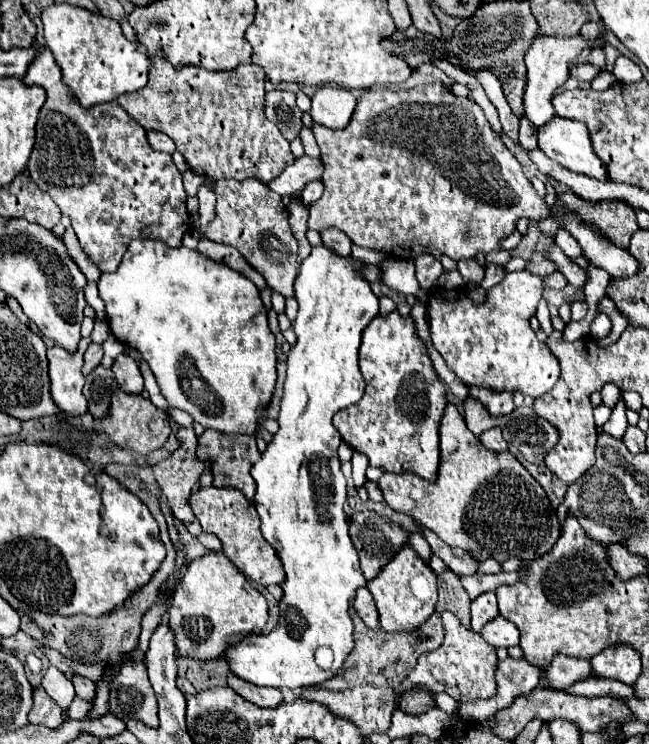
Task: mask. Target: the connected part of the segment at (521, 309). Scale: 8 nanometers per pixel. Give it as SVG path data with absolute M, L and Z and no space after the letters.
M514 271L496 287L486 291L482 303L474 303L464 289L436 289L428 299L428 323L436 349L460 381L468 387L486 387L492 391L522 391L530 397L548 393L560 367L546 343L536 339L530 317L542 299L542 277L530 271Z

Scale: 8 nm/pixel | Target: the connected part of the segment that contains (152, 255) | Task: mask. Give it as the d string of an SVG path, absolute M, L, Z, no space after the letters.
M136 239L132 241L132 245L128 245L128 251L124 253L124 261L120 263L120 267L114 273L102 273L102 277L98 279L98 293L100 299L106 305L106 317L110 323L110 329L114 333L114 337L130 347L134 347L136 351L140 351L142 359L146 359L146 363L150 365L160 393L164 395L164 399L178 409L184 409L192 415L192 419L196 423L200 423L202 427L210 427L216 429L220 433L226 435L254 435L256 427L258 427L258 417L264 411L264 407L270 403L272 393L274 393L274 383L276 383L276 339L268 329L268 321L266 321L266 309L260 301L258 289L256 285L244 277L242 273L230 269L226 263L218 263L202 253L198 253L196 249L188 249L188 247L168 247L164 241L160 239Z

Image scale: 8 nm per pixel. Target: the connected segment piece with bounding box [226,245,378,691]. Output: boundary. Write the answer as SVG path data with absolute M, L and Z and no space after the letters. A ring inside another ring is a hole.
M316 245L312 247L312 253L300 263L300 273L296 277L296 283L294 283L294 289L296 289L296 301L300 305L298 309L298 317L294 321L294 333L298 337L296 345L290 349L288 353L288 377L286 377L286 383L284 383L284 397L282 397L282 405L280 405L280 417L278 417L278 433L274 435L274 439L268 443L266 451L262 453L262 459L258 463L254 463L252 467L252 477L258 485L258 491L256 491L256 497L254 497L254 505L256 505L256 511L262 519L262 535L264 539L276 549L278 553L278 559L282 561L284 565L284 571L286 571L286 579L284 583L280 585L282 591L284 591L284 597L280 599L280 619L278 619L278 625L266 633L266 635L248 635L240 645L228 649L226 653L226 659L230 661L230 669L232 673L236 673L238 677L242 677L244 681L250 681L254 685L260 685L260 687L276 687L276 689L290 689L290 691L300 691L300 689L306 689L306 687L312 687L312 685L320 685L328 679L332 679L336 675L336 671L342 667L342 663L348 659L348 655L352 653L354 649L354 623L352 623L352 617L348 613L350 605L354 603L354 597L356 597L356 585L354 585L354 579L348 579L350 577L350 569L356 567L358 563L358 553L350 541L350 535L348 535L348 521L346 521L346 515L342 511L344 507L344 501L346 501L346 479L340 471L340 461L338 461L338 445L340 445L340 433L338 429L332 425L332 415L340 409L344 409L346 405L350 403L358 403L364 395L364 377L358 369L358 347L360 347L360 339L362 339L362 331L364 327L378 315L378 297L374 295L370 283L362 277L364 275L364 269L366 269L366 263L364 261L358 261L354 257L342 257L338 253L332 253L332 249L324 247L324 245ZM318 501L328 501L324 507L318 505ZM318 647L330 647L332 653L334 653L334 663L328 671L320 669L314 661L314 651Z

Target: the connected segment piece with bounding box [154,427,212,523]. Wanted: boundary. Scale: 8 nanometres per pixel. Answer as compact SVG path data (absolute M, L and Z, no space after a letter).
M180 427L178 433L176 433L176 439L180 441L180 447L168 459L164 459L162 463L156 463L154 465L154 477L156 477L156 481L158 481L158 485L160 485L160 489L164 493L164 497L168 499L168 505L172 509L172 515L176 519L180 519L182 523L188 523L188 521L194 519L194 513L190 509L188 499L190 499L192 491L196 489L202 473L212 469L212 463L210 461L202 461L202 459L196 457L196 435L194 435L192 429Z

